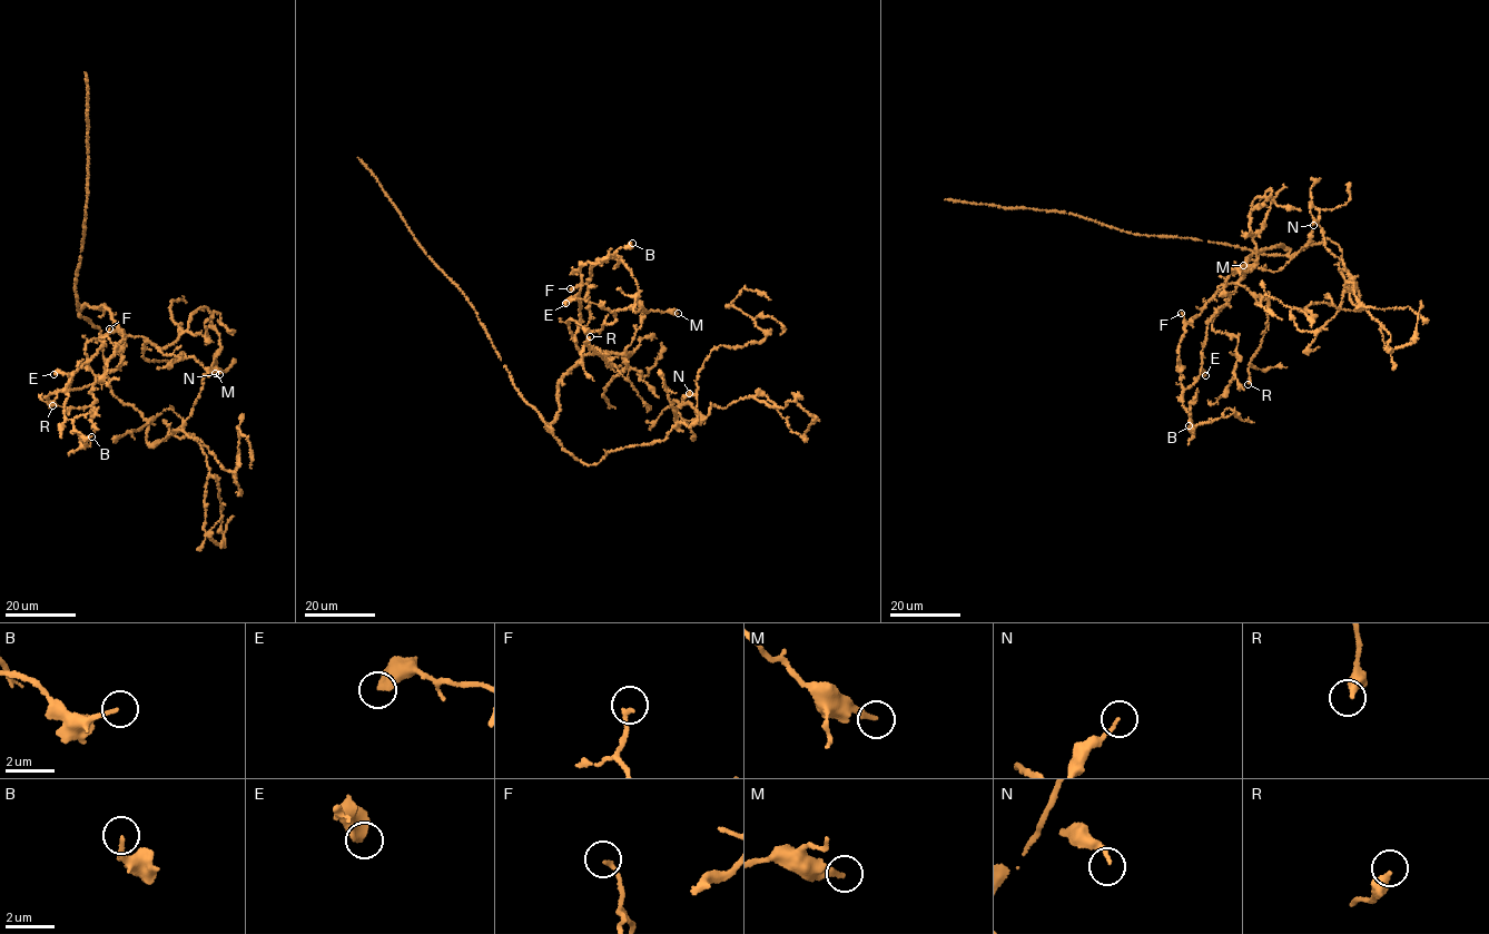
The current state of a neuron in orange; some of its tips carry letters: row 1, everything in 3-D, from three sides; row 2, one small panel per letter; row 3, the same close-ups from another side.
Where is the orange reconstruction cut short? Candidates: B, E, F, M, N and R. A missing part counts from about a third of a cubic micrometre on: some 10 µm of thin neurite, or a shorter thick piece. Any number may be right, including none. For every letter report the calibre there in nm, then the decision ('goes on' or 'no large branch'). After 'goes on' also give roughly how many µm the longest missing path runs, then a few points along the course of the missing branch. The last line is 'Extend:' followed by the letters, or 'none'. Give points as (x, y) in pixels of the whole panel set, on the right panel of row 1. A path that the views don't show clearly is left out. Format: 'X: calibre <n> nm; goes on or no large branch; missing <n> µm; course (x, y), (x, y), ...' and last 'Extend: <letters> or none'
B: calibre 160 nm; no large branch
E: calibre 550 nm; no large branch
F: calibre 180 nm; no large branch
M: calibre 280 nm; no large branch
N: calibre 120 nm; no large branch
R: calibre 340 nm; goes on; missing 40 µm; course (1248, 384), (1245, 406), (1265, 422), (1275, 420), (1290, 425), (1293, 433), (1287, 445)
Extend: R

